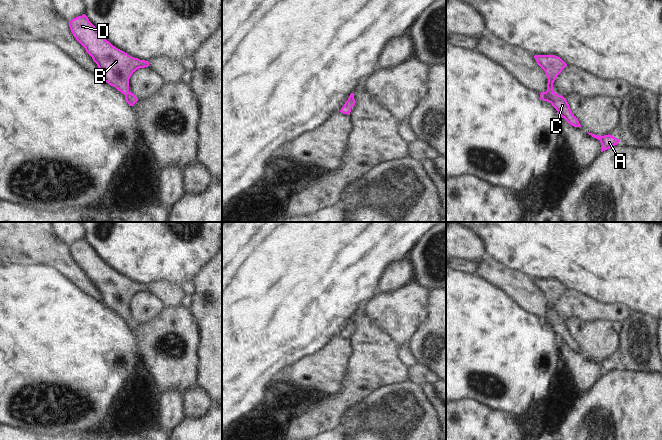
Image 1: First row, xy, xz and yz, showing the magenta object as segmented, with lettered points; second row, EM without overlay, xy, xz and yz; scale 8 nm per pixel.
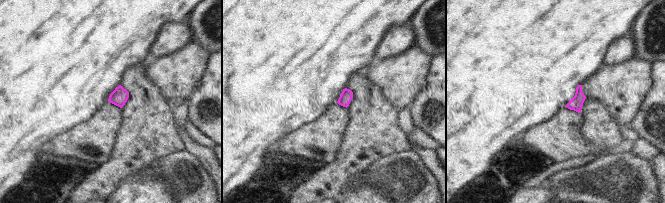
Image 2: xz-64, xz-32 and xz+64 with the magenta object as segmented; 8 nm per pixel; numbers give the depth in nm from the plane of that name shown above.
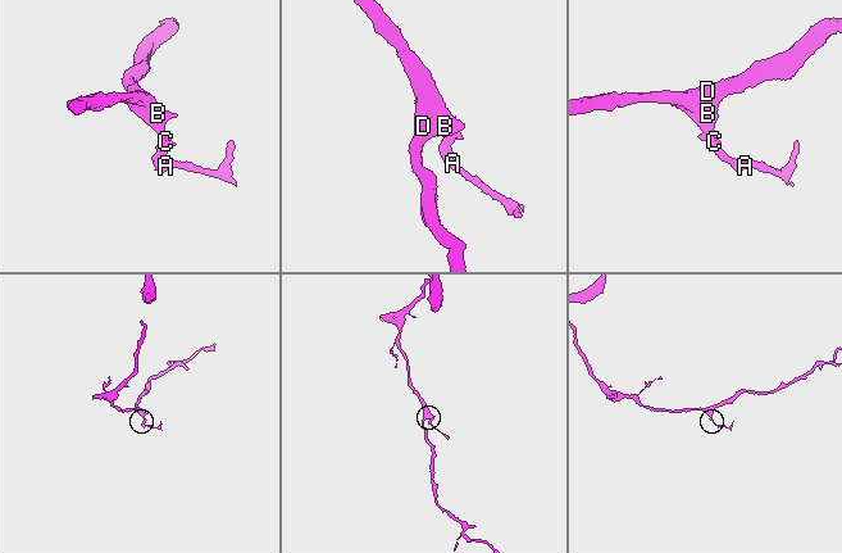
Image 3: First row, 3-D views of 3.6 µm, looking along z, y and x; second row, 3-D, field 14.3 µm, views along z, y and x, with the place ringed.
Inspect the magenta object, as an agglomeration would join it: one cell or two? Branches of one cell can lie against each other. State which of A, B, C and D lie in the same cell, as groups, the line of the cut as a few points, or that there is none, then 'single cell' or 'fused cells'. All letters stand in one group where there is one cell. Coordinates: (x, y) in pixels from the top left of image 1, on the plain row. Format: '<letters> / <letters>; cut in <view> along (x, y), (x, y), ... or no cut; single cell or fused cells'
A B C D; no cut; single cell

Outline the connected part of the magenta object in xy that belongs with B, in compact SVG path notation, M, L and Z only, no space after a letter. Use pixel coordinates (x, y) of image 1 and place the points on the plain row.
M83 238L69 245L69 251L76 264L85 272L101 295L101 302L125 319L129 330L138 322L129 315L129 303L139 292L149 286L134 282L107 265L99 254Z

